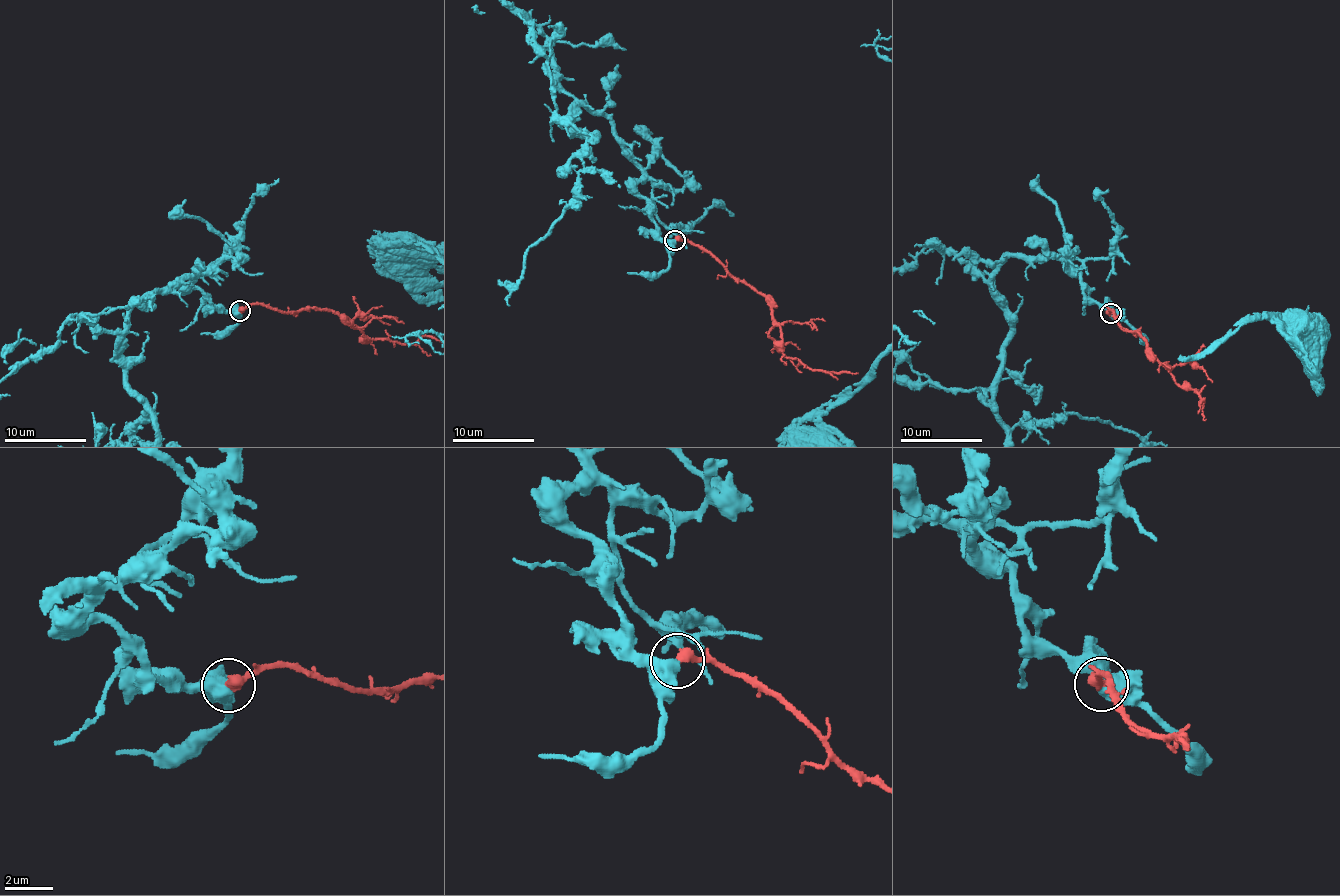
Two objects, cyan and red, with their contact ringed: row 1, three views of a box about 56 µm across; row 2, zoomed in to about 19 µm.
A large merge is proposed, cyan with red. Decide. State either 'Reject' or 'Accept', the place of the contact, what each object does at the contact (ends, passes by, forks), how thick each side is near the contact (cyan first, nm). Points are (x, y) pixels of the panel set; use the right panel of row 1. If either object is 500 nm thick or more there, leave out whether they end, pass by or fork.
Reject. Place: (1111, 313). Thickness 750 nm (cyan) against 440 nm

